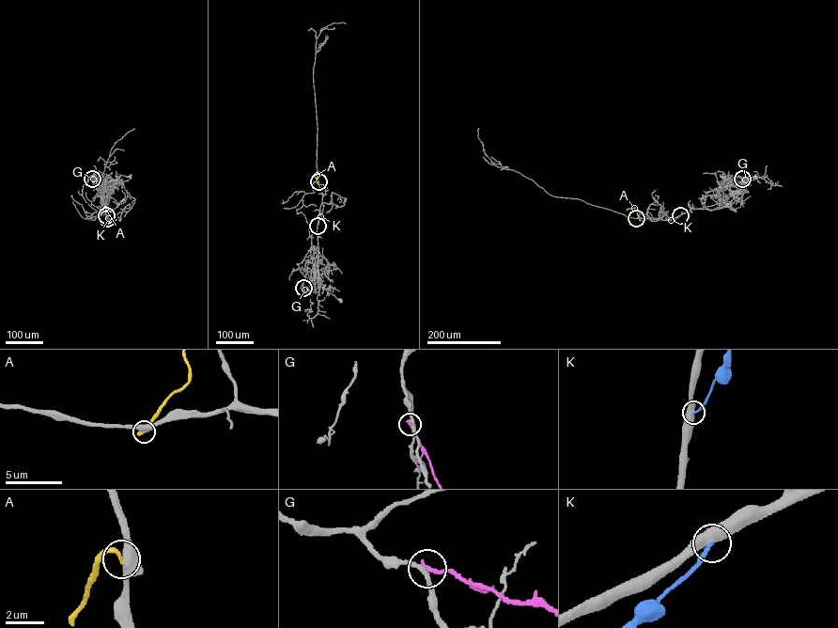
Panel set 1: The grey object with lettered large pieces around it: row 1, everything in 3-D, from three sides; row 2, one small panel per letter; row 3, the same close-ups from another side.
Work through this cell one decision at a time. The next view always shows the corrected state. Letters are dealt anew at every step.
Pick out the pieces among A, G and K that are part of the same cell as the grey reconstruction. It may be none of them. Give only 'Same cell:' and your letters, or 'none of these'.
Same cell: none of these

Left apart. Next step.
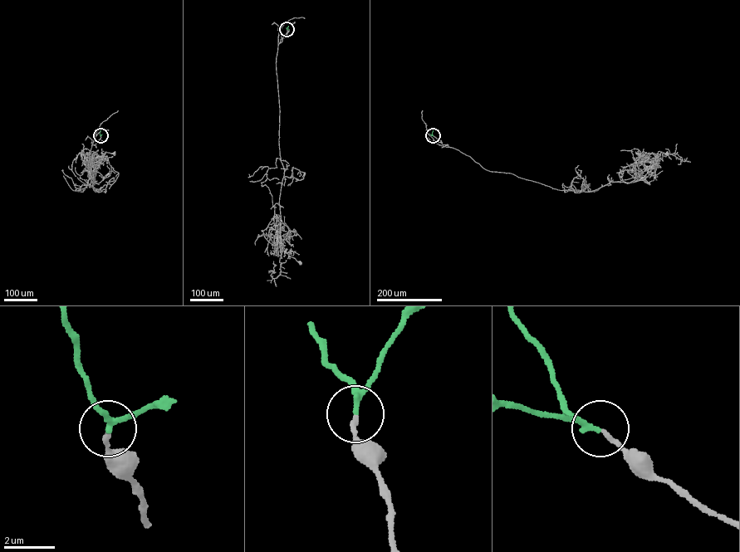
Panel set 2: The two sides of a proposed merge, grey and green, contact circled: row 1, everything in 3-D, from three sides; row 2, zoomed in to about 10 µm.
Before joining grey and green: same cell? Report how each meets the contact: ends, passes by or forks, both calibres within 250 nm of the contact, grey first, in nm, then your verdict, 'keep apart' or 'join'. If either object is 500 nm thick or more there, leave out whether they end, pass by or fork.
grey ends; green passes by; calibres 190 and 170 nm; join

